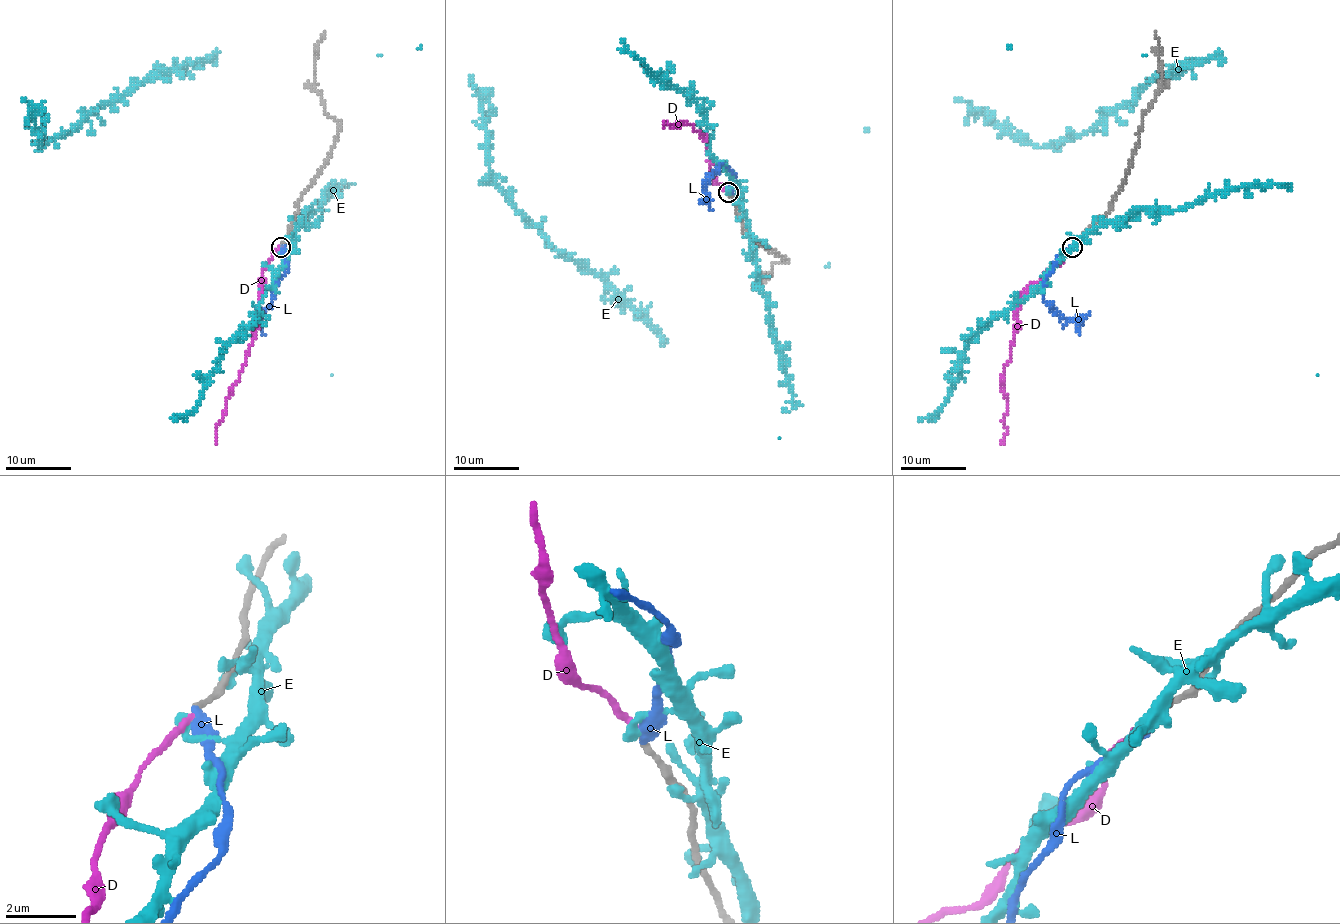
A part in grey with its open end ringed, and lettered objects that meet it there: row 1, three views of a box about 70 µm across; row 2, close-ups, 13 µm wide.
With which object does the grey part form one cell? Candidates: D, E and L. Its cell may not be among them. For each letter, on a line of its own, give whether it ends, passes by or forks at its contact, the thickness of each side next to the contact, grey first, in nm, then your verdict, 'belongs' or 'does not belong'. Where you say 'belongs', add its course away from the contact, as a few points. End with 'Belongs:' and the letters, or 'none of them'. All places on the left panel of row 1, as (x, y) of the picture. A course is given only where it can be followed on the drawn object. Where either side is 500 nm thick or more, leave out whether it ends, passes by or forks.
D: it ends there; 120 nm thick on the grey side, 180 nm on the other; belongs; it runs (281, 247), (264, 266), (256, 331), (241, 372), (226, 398), (215, 444)
E: it ends there; 120 nm thick on the grey side, 300 nm on the other; does not belong
L: it ends there; 120 nm thick on the grey side, 380 nm on the other; does not belong
Belongs: D

